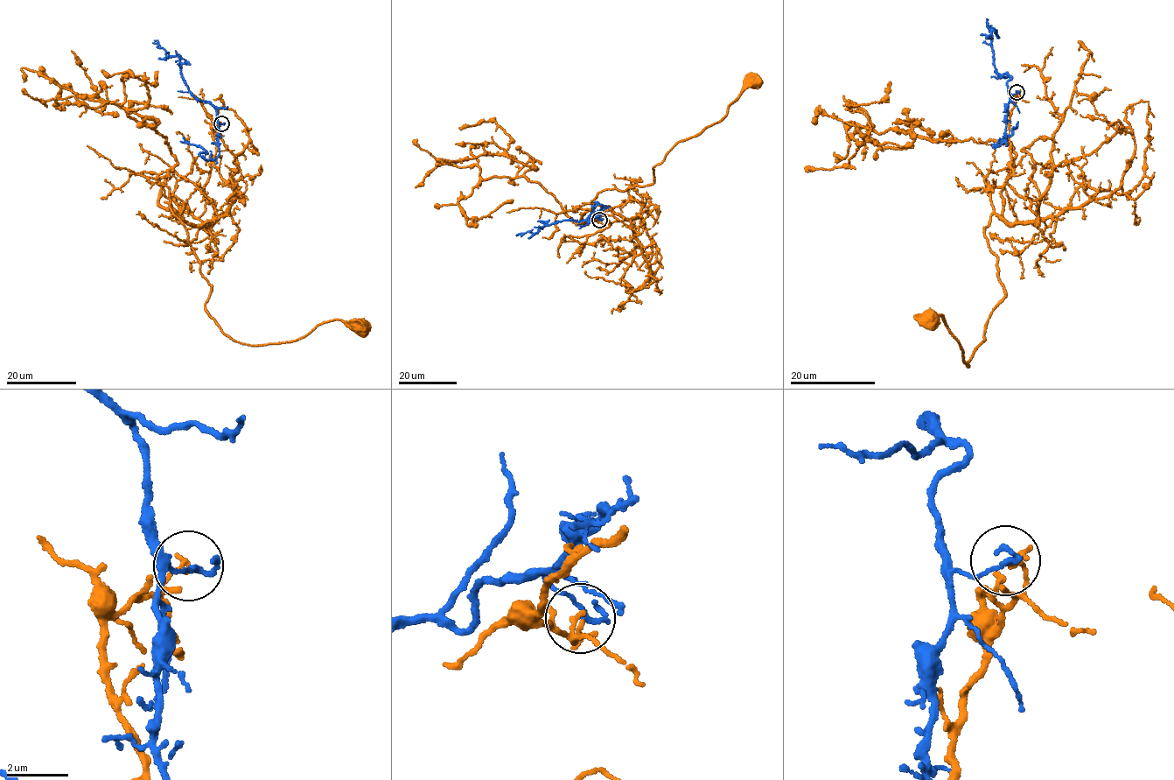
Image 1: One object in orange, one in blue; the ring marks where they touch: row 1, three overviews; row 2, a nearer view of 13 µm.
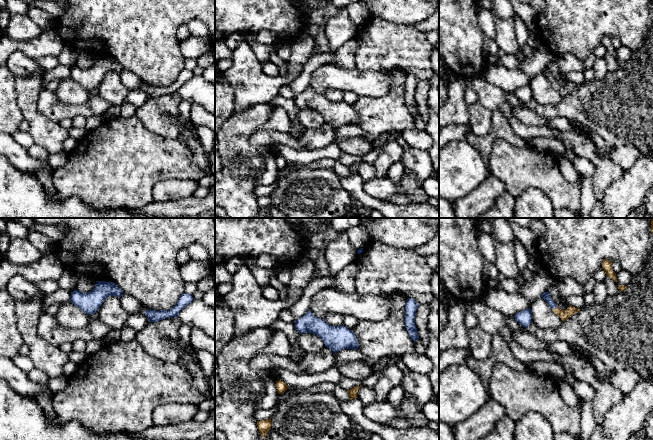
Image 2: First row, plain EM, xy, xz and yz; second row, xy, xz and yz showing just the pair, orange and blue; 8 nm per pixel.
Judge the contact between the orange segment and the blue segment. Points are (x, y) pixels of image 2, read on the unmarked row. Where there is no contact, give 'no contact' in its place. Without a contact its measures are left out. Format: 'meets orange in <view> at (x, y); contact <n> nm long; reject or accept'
meets orange in yz at (556, 84); contact 60 nm long; reject

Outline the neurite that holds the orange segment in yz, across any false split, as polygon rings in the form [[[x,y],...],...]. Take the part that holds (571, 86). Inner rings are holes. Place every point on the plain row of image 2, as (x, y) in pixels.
[[[557,80],[557,84],[556,85],[552,85],[552,87],[554,89],[556,89],[562,97],[567,96],[569,93],[571,93],[572,91],[574,91],[575,89],[579,88],[581,85],[577,85],[574,82],[569,82],[566,86],[561,86],[558,83]]]

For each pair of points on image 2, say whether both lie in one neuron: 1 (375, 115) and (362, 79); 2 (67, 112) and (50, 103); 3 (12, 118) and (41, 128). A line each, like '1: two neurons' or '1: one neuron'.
1: two neurons
2: one neuron
3: two neurons

